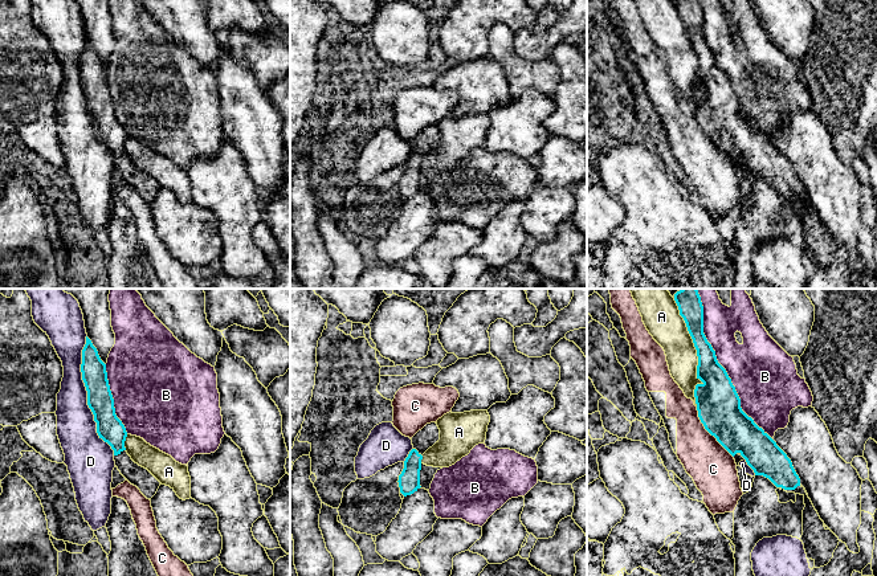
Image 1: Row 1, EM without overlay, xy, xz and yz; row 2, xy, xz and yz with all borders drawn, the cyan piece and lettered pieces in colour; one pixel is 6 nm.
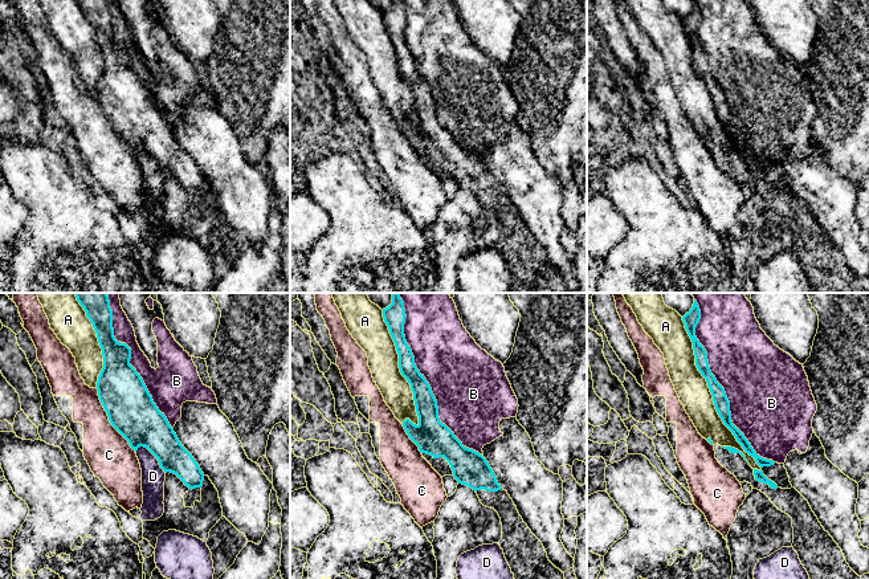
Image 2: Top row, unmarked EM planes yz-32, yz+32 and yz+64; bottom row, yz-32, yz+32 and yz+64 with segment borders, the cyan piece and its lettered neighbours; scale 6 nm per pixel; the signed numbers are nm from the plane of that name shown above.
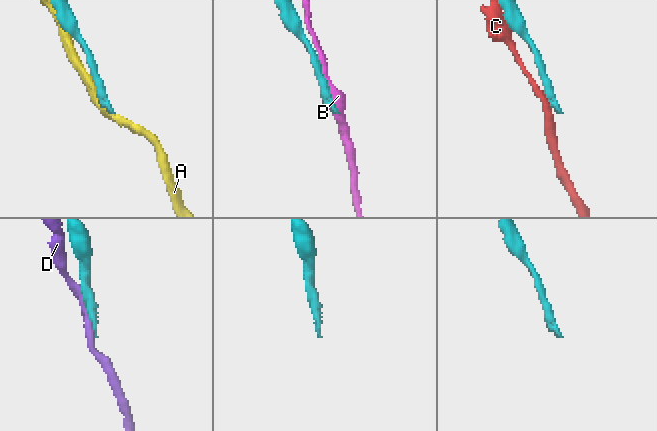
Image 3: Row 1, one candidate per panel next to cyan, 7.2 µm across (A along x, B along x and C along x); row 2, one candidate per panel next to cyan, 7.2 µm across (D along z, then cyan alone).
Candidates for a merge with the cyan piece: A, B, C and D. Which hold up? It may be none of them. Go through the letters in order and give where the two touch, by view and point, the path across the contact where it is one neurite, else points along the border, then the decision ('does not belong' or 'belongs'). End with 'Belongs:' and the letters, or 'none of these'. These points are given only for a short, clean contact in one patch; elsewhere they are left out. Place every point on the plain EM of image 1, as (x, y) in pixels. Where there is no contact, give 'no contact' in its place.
A: contact yz (697, 56); does not belong
B: contact yz (723, 72); does not belong
C: contact yz (709, 135); does not belong
D: contact xy (88, 98); does not belong
Belongs: none of these

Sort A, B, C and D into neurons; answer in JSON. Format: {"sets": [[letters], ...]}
{"sets": [["A"], ["B"], ["C"], ["D"]]}

